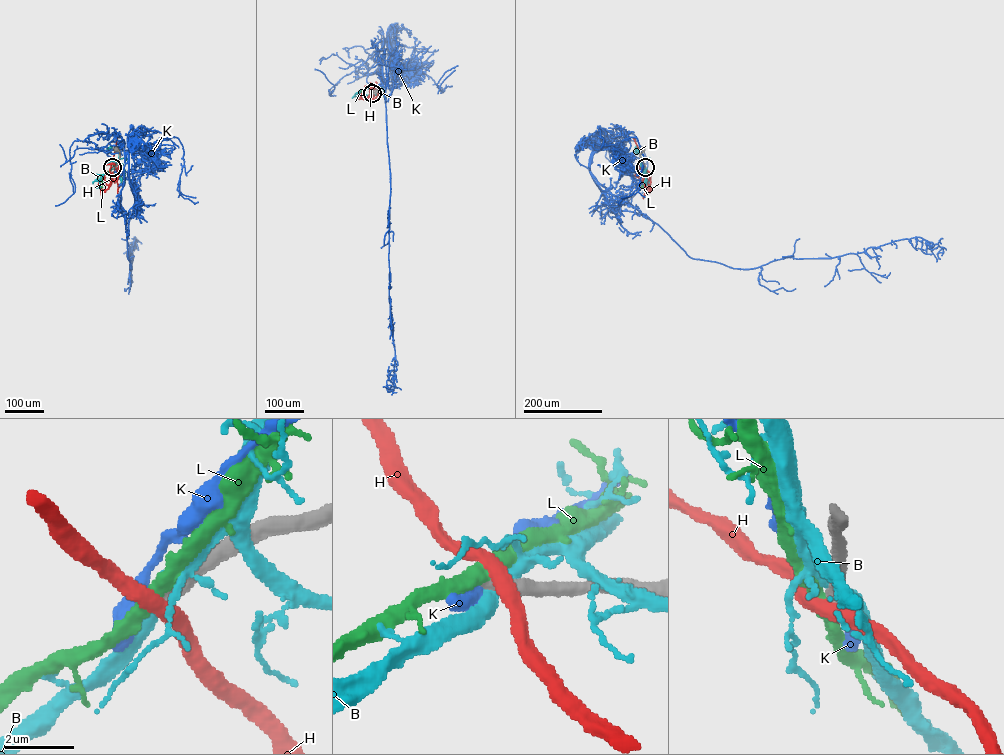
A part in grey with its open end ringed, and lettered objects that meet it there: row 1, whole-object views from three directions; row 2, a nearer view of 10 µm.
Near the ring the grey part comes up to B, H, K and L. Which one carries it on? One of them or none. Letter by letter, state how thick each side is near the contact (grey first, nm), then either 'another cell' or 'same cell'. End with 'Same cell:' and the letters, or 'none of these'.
B: calibres 600 and 360 nm; another cell
H: calibres 480 and 440 nm; another cell
K: calibres 400 and 480 nm; another cell
L: calibres 460 and 420 nm; another cell
Same cell: none of these

